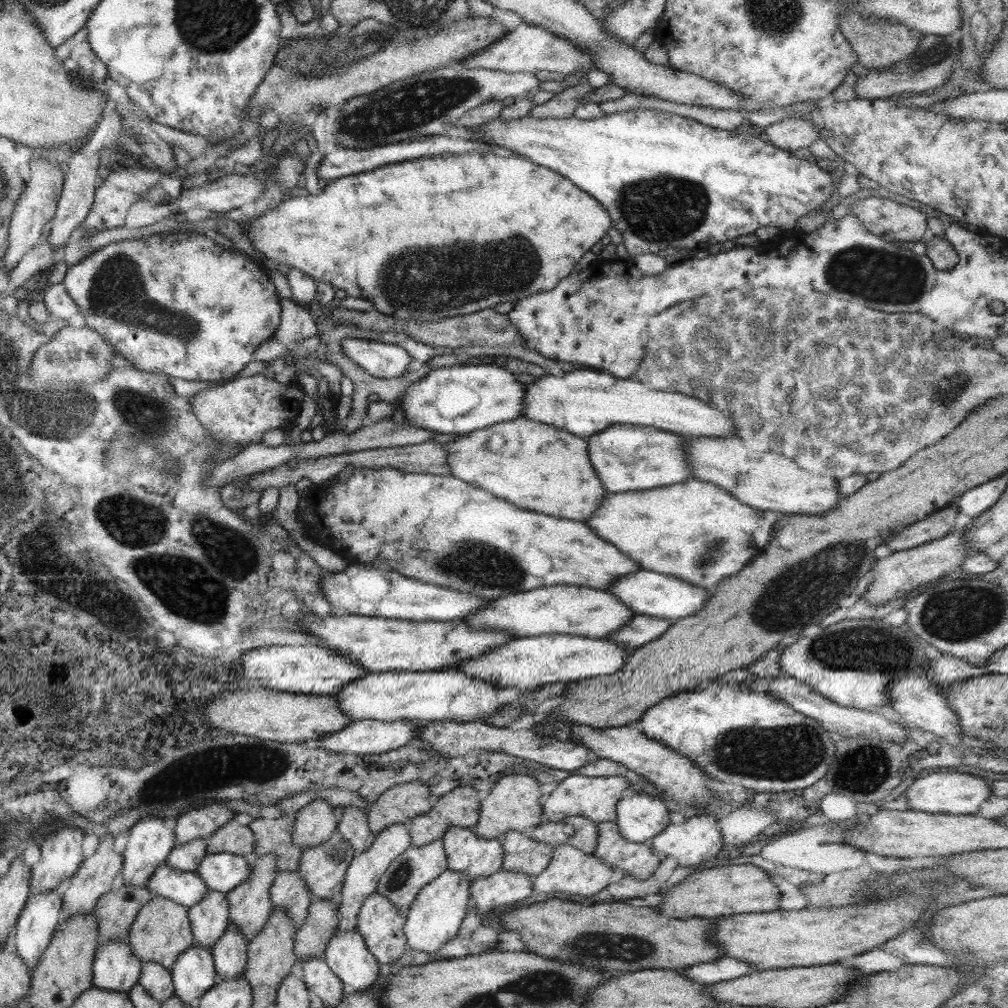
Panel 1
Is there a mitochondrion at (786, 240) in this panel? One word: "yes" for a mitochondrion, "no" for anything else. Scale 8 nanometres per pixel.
no

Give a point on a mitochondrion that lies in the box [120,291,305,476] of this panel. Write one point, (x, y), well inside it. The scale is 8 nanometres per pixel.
(200, 453)

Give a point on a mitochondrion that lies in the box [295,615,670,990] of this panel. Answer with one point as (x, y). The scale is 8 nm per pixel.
(589, 946)

